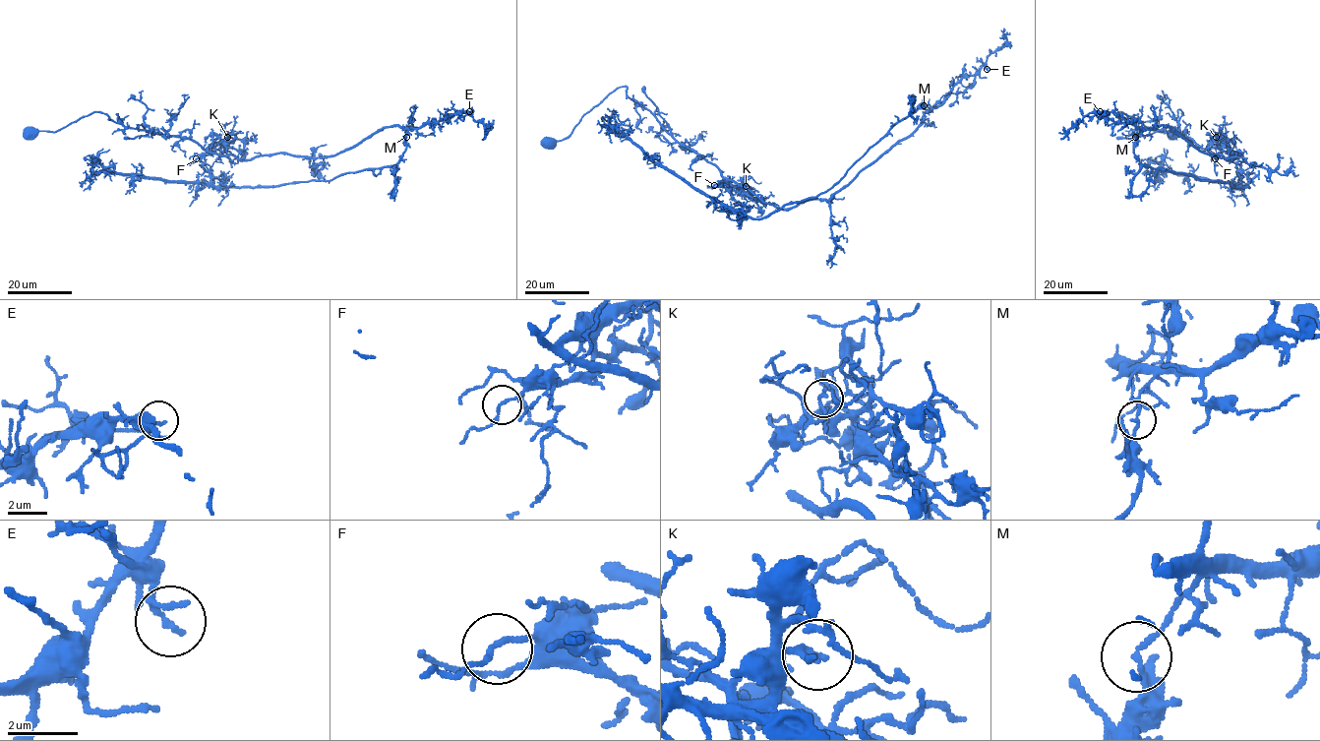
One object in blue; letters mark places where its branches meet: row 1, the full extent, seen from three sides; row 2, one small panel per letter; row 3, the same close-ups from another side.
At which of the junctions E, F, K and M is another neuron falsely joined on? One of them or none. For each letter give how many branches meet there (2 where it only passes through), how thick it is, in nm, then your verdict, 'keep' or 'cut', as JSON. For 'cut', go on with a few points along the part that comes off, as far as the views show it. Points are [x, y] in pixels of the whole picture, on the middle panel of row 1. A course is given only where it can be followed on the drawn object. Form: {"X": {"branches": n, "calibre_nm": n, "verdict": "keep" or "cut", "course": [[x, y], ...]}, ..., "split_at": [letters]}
{"E": {"branches": 2, "calibre_nm": 130, "verdict": "keep"}, "F": {"branches": 2, "calibre_nm": 120, "verdict": "keep"}, "K": {"branches": 2, "calibre_nm": 150, "verdict": "keep"}, "M": {"branches": 2, "calibre_nm": 140, "verdict": "cut", "course": [[924, 105], [900, 120], [831, 187], [761, 217], [742, 216], [695, 191], [616, 128], [601, 124]]}, "split_at": ["M"]}

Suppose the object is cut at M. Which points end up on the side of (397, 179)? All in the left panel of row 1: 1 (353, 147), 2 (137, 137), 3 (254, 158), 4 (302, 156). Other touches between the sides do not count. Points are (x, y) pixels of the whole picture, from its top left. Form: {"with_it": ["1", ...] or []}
{"with_it": []}

